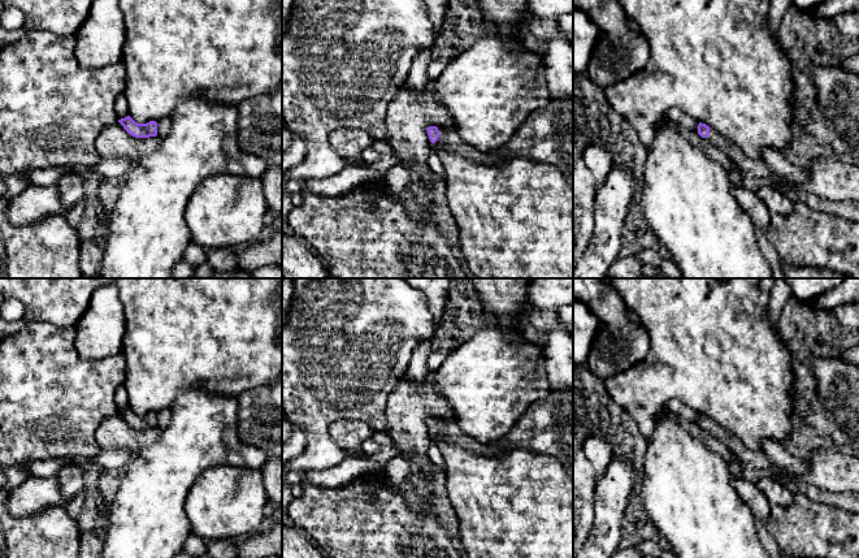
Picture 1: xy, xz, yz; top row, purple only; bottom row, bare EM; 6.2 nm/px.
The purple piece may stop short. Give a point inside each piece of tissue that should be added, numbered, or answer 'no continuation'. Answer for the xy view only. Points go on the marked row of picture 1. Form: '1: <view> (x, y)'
no continuation

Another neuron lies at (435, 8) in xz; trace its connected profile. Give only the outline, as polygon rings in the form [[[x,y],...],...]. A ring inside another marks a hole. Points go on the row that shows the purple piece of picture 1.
[[[421,0],[428,8],[430,22],[439,30],[446,18],[446,5],[448,0]]]

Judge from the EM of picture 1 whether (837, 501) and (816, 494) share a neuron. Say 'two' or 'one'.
one

